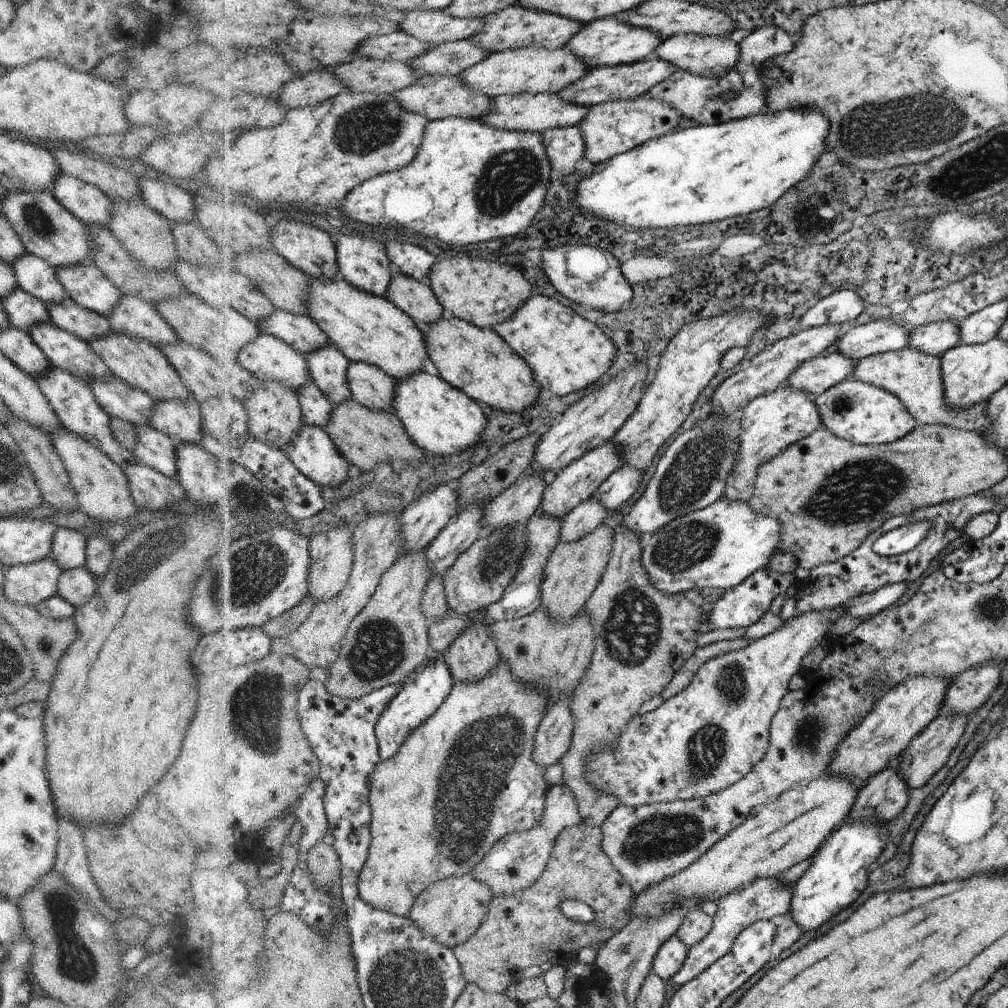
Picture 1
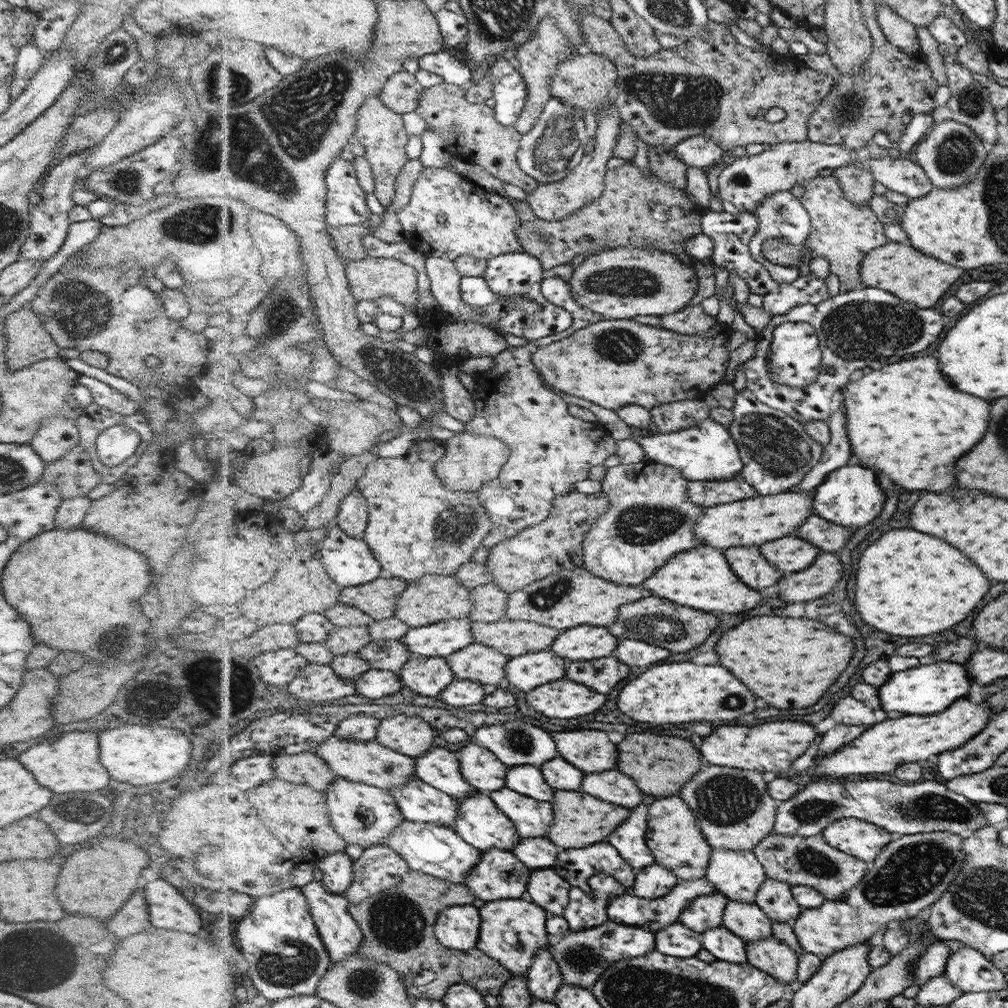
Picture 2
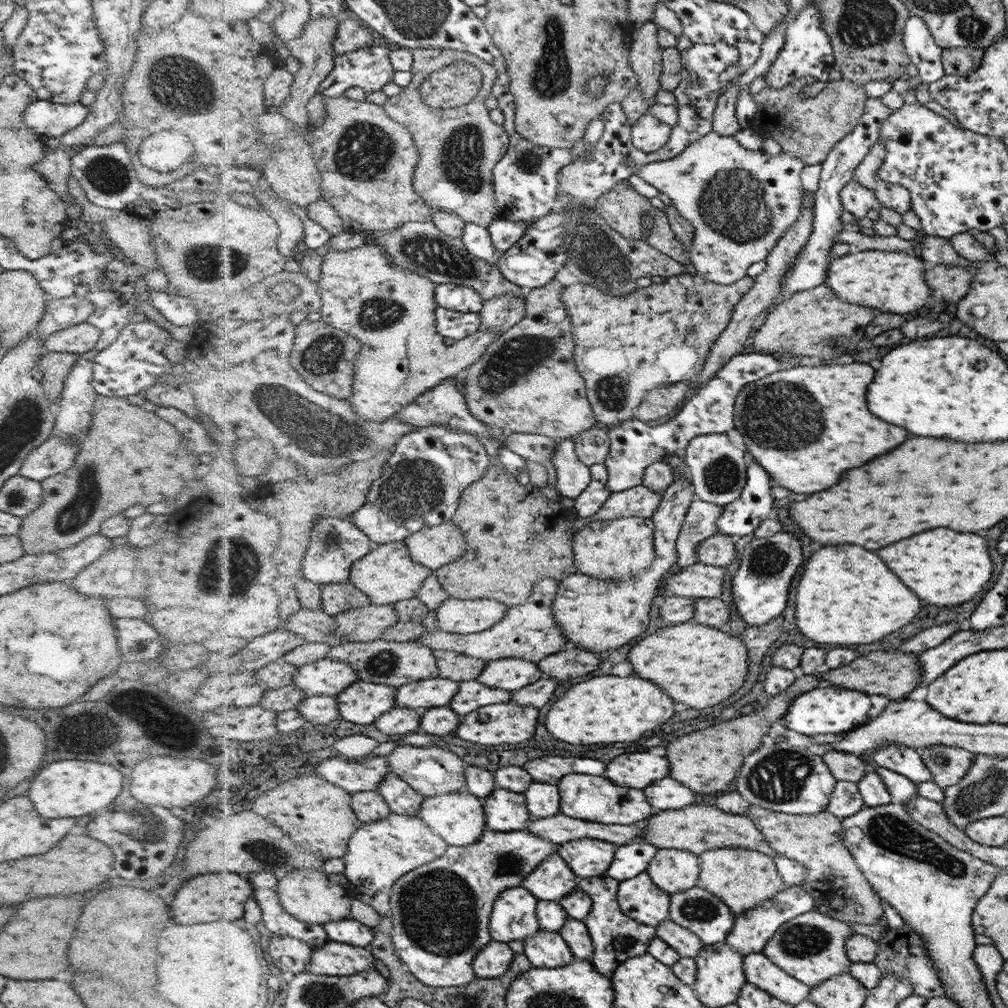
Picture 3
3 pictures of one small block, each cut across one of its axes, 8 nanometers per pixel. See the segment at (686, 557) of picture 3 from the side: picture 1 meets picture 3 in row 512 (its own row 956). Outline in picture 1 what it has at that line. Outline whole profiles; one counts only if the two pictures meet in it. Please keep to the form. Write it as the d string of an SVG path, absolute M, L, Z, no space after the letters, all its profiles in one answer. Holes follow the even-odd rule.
M777 877L755 880L751 885L745 886L742 890L736 891L722 897L717 902L717 912L713 916L714 924L711 932L702 941L692 945L687 952L686 960L680 970L670 979L670 983L681 987L696 975L702 974L716 959L725 955L734 944L736 937L745 928L748 928L756 921L772 919L776 915L785 915L789 912L791 905L790 888L793 885L782 885Z

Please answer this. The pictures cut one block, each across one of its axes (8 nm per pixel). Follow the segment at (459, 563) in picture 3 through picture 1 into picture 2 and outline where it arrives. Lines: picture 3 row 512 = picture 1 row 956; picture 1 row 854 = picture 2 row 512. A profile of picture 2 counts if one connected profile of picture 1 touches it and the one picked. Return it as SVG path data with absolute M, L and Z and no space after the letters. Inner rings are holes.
M572 490L558 495L551 503L550 514L540 524L521 530L516 536L503 540L489 550L485 565L492 573L493 584L502 591L514 593L562 570L582 566L586 534L611 508L609 498L603 491L584 494Z

